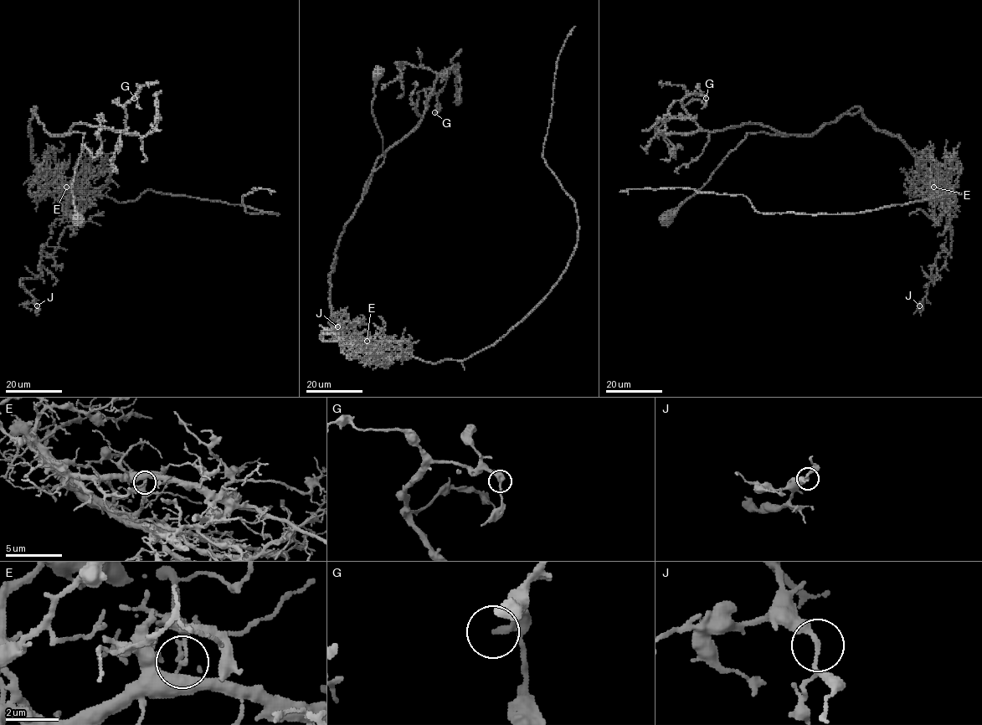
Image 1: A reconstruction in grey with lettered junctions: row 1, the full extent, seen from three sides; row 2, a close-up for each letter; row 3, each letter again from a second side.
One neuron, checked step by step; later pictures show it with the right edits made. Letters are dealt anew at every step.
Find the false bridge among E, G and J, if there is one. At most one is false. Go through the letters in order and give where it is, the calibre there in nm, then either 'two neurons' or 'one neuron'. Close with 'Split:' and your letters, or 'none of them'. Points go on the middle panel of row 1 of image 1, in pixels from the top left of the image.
E: (367, 341) | 120 nm | two neurons
G: (434, 112) | 200 nm | one neuron
J: (337, 326) | 200 nm | one neuron
Split: E

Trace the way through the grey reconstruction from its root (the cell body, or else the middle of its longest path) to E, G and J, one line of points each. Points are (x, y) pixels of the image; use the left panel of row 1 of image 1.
E: (77, 219), (72, 182), (84, 133), (50, 135), (33, 109), (31, 156), (44, 169), (64, 177), (66, 187)
G: (77, 219), (72, 182), (84, 133), (66, 134), (76, 124), (125, 130), (124, 106), (134, 98)
J: (77, 219), (84, 133), (50, 135), (33, 109), (31, 156), (77, 212), (20, 281), (37, 305)

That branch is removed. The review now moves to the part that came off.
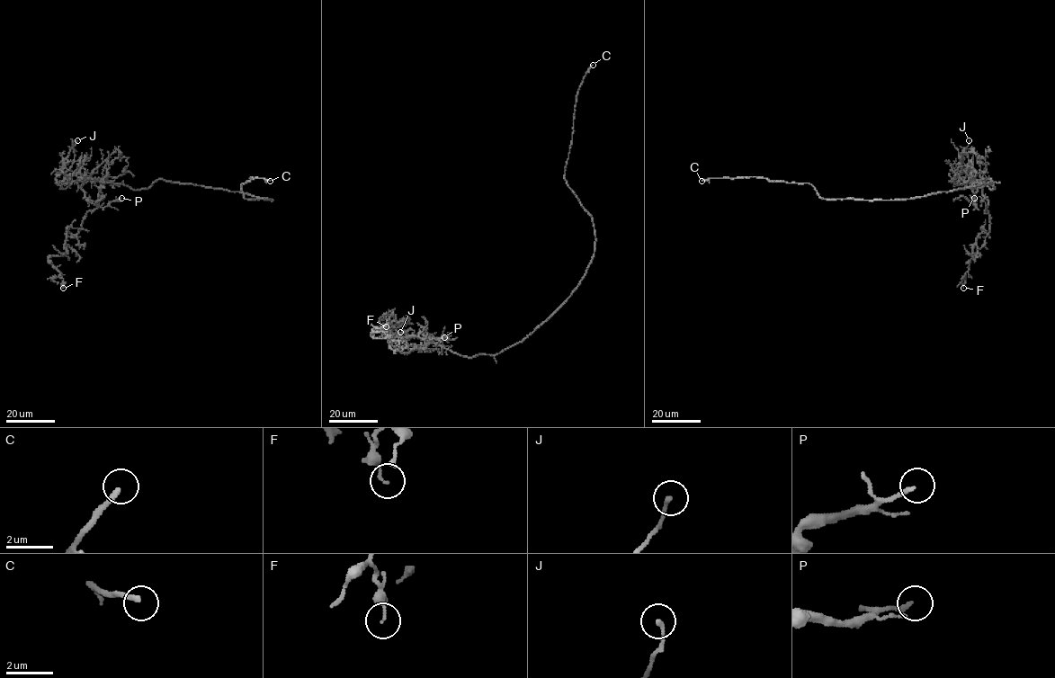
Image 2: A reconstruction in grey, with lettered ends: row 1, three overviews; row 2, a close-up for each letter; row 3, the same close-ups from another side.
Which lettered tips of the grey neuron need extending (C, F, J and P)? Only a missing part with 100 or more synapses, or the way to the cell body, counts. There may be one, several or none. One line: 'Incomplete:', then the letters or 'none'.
Incomplete: C

